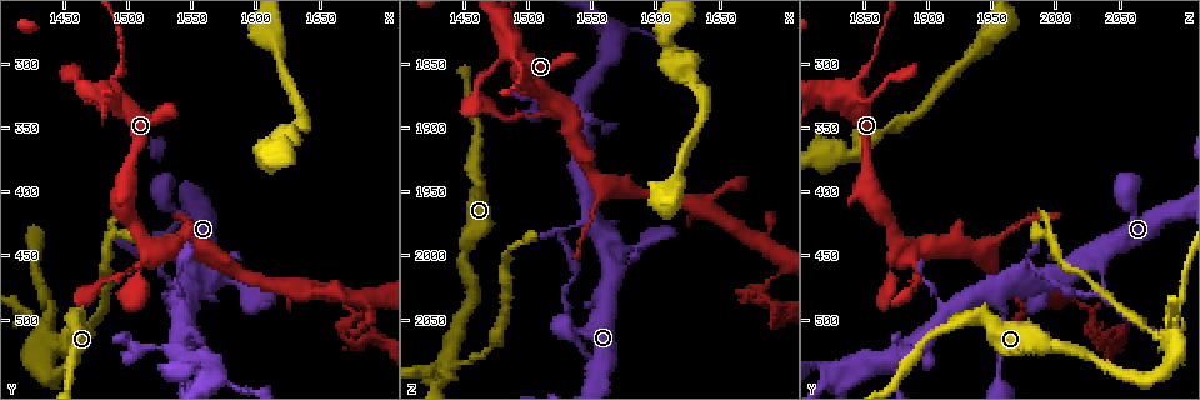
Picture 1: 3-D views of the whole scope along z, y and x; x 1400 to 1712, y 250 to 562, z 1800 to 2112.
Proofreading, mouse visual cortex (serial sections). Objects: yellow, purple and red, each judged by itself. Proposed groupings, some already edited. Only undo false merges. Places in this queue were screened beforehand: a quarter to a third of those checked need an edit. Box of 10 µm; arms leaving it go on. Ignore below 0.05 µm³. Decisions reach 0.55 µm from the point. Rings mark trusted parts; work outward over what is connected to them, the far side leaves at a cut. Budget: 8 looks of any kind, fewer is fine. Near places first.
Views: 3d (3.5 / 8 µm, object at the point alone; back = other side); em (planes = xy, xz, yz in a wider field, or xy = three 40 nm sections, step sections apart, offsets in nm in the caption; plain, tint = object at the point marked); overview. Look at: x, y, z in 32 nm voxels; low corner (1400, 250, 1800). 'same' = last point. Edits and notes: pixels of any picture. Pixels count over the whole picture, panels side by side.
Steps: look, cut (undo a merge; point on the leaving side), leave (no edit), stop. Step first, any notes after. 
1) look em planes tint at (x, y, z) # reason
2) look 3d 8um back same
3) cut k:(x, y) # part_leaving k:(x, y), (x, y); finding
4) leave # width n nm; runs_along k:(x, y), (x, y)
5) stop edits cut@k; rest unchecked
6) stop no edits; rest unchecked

look 3d 3.5um at (1490, 324, 1844)

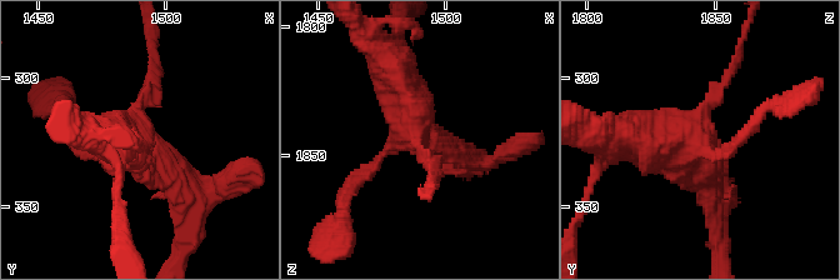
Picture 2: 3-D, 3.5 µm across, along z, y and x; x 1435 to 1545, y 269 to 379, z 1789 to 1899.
look em xy step 1 tint at (1489, 324, 1844) # now the EM

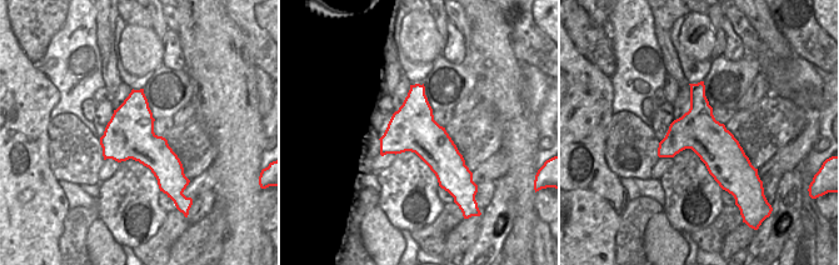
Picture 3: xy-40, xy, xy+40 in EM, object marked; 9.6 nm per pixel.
cut 2:(733, 66) # part_leaving 2:(714, 101), (739, 55), (743, 33); two cells meet here

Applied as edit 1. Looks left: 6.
look overview # redraw

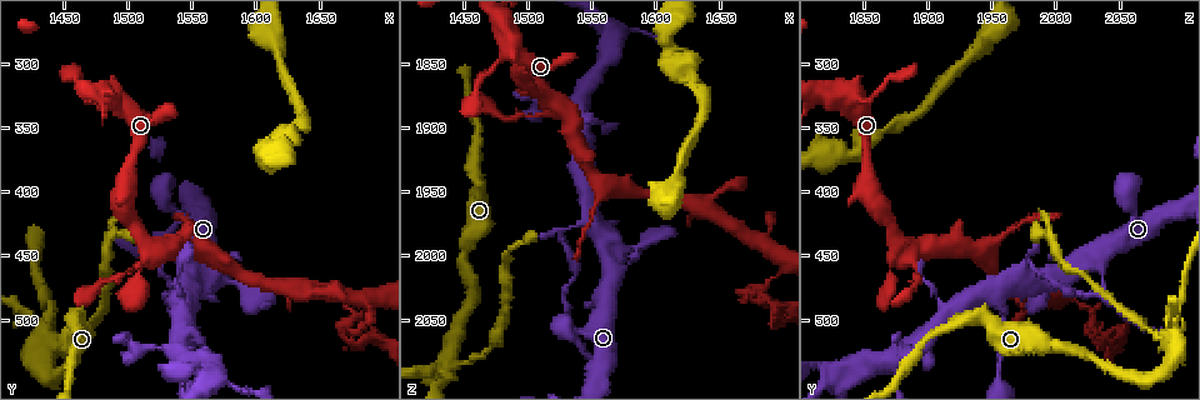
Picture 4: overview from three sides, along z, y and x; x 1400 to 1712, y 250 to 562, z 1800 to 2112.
look 3d 3.5um at (1526, 452, 1978)

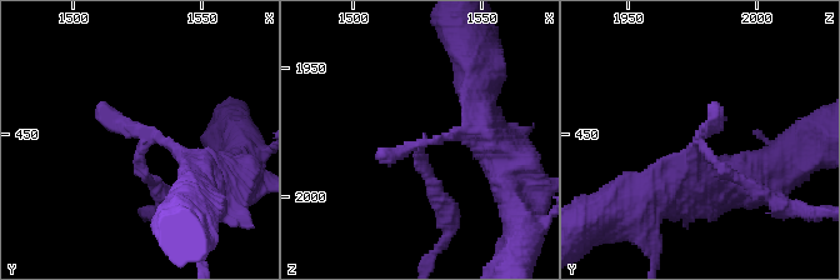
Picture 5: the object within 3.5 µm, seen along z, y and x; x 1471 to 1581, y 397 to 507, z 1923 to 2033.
look em xy step 5 tint at (1528, 453, 1977) # need the tissue

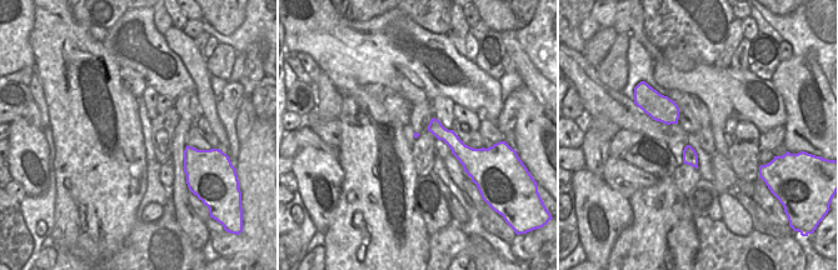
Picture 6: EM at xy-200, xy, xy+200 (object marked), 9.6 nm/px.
cut 5:(430, 183) # part_leaving 5:(418, 149), (449, 214), (444, 243); a second cell is stuck on

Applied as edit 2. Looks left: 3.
look overview

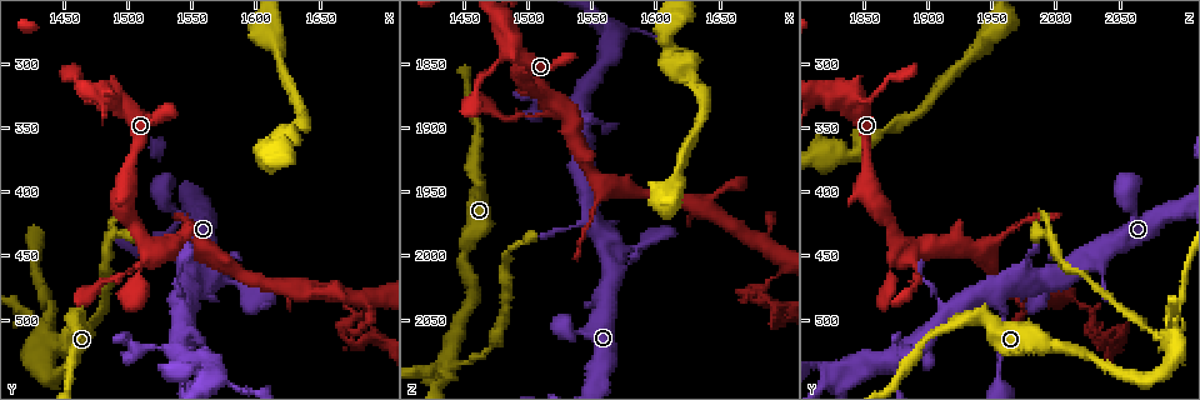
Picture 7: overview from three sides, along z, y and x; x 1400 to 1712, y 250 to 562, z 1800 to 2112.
look 3d 3.5um back at (1684, 500, 2024)

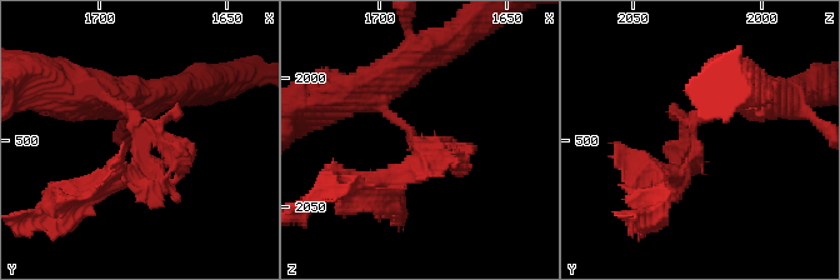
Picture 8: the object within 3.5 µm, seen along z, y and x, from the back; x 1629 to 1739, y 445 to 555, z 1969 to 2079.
look em xy step 5 tint at (1686, 502, 2025) # shape alone is not enough

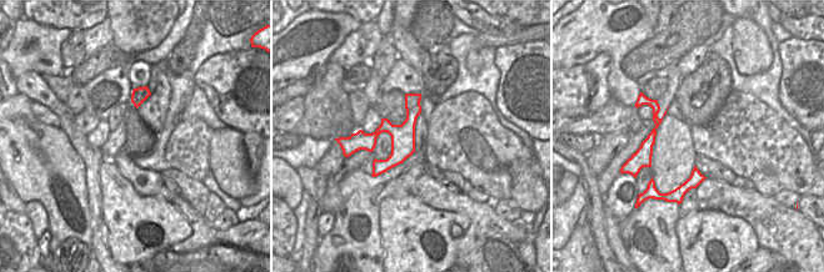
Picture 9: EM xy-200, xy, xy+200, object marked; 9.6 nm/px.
leave # runs_along 9:(418, 96), (401, 129), (380, 129), (358, 146); all the same cell

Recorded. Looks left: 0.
stop edits cut@2, cut@5; rest unchecked

